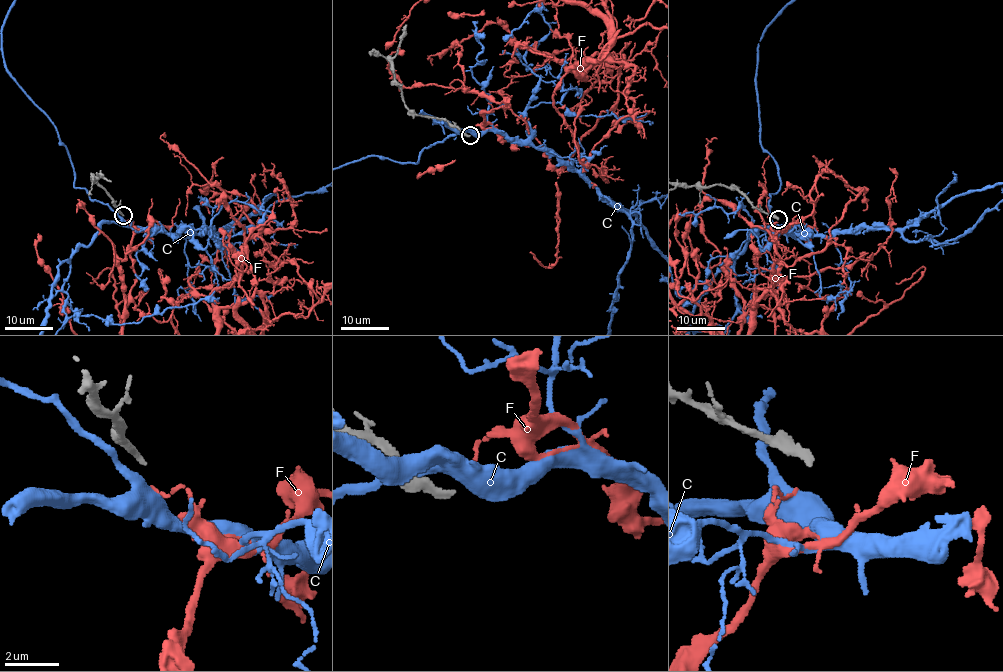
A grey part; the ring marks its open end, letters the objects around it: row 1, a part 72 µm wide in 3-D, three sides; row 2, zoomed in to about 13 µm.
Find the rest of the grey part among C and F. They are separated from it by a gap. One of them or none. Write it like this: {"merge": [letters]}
{"merge": []}

